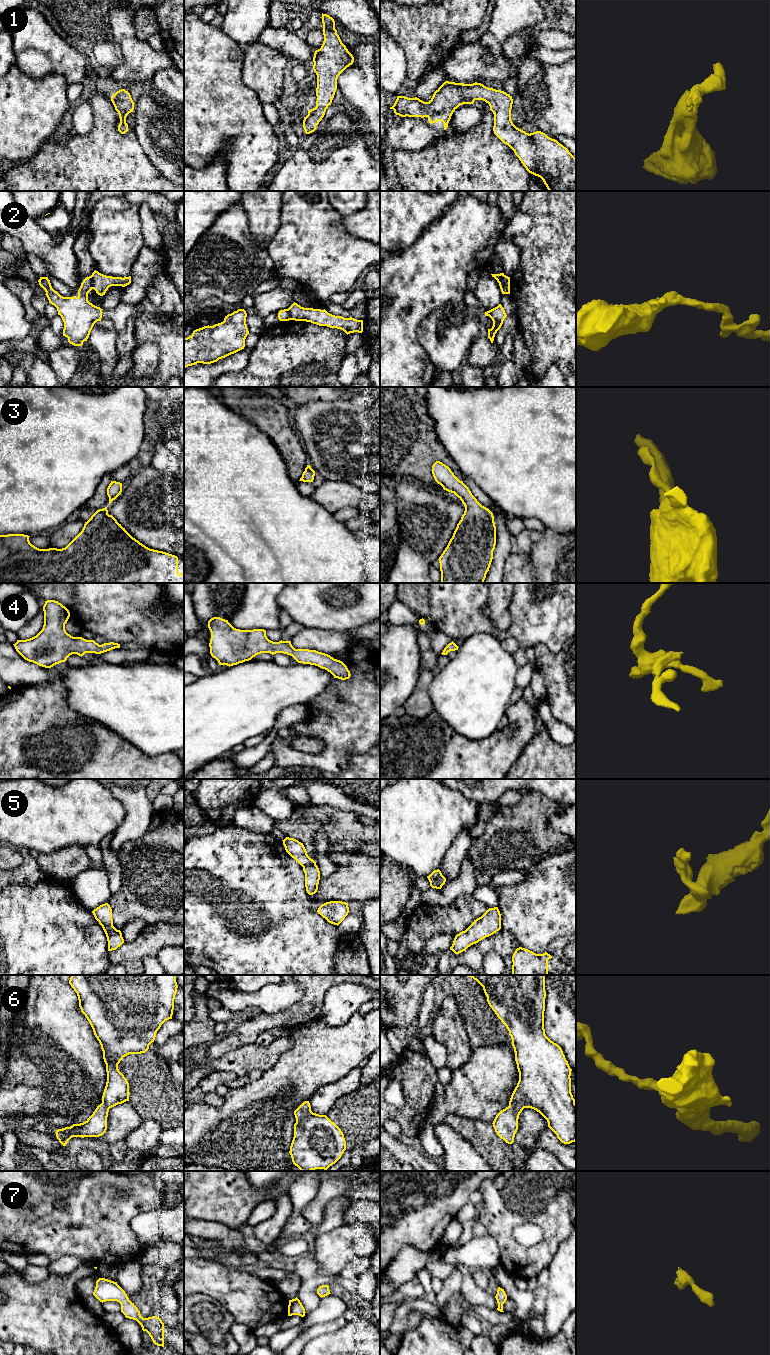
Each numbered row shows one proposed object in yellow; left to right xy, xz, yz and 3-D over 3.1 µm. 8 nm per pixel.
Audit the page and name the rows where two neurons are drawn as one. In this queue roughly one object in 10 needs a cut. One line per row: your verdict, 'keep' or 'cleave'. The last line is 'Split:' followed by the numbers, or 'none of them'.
1: keep
2: cleave
3: keep
4: keep
5: keep
6: keep
7: keep
Split: 2

